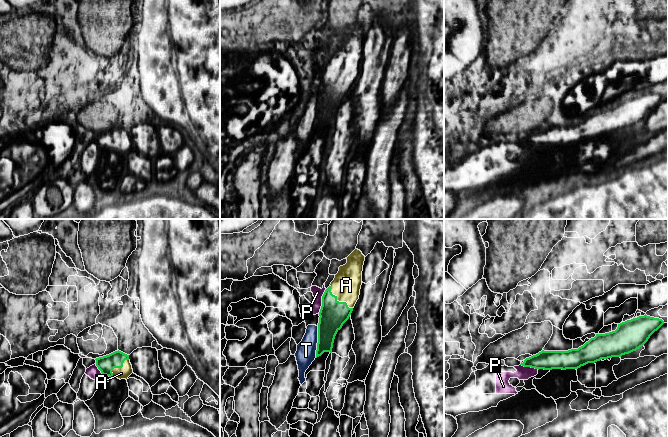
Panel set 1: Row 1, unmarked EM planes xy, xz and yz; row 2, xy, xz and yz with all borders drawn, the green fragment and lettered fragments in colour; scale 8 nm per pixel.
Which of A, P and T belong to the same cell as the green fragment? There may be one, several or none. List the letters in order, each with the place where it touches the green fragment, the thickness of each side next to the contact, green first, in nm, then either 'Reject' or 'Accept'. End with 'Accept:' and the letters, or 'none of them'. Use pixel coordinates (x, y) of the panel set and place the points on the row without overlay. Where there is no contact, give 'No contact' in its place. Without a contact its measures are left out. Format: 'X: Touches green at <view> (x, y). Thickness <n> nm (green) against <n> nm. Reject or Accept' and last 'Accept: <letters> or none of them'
A: Touches green at xz (338, 77). Thickness 220 nm (green) against 220 nm. Accept
P: Touches green at xz (322, 77). Thickness 220 nm (green) against 80 nm. Reject
T: Touches green at xz (318, 118). Thickness 220 nm (green) against 160 nm. Reject
Accept: A

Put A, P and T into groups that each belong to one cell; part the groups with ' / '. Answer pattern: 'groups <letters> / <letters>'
groups A / P T

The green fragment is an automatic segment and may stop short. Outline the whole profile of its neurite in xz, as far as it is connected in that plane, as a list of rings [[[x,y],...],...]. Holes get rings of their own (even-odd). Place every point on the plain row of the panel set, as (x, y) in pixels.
[[[355,25],[346,35],[347,39],[339,43],[322,72],[316,134],[324,128],[332,129],[335,112],[349,95],[359,75],[365,32]]]

